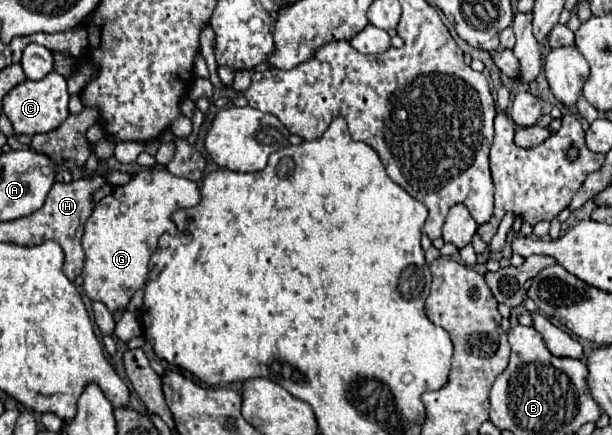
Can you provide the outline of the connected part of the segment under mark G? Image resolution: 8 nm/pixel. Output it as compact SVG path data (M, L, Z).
M145 169L139 171L127 185L119 185L103 197L91 217L87 219L85 225L85 235L83 235L83 249L85 249L85 267L83 267L83 289L91 301L101 301L107 305L107 309L113 313L117 309L125 309L129 299L137 289L141 289L147 281L147 263L151 255L157 249L157 239L163 233L175 233L175 225L171 221L171 215L177 209L189 209L199 203L199 185L195 181L171 175L167 169Z

